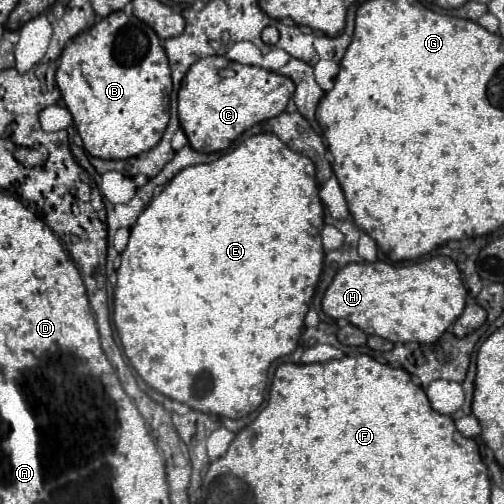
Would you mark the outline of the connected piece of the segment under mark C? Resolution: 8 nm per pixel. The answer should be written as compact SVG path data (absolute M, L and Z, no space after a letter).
M225 56L197 60L179 90L179 122L191 146L199 152L227 150L255 122L263 122L285 110L295 92L293 80L261 66L245 66Z

